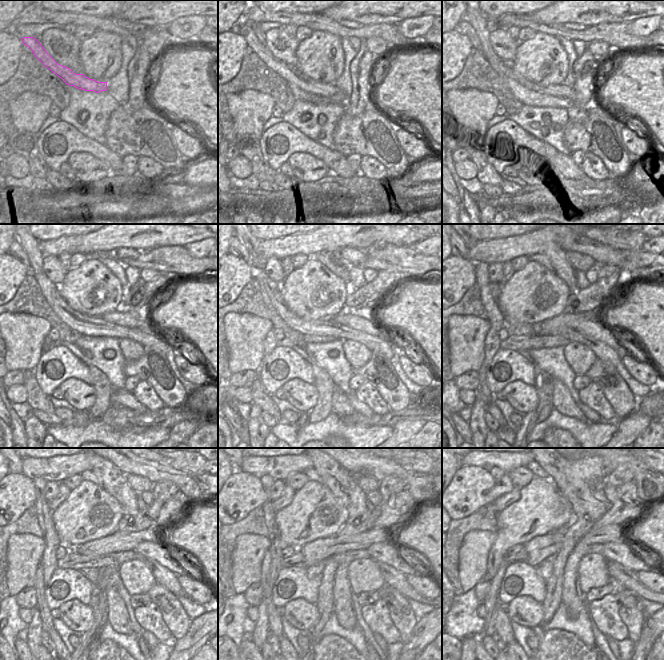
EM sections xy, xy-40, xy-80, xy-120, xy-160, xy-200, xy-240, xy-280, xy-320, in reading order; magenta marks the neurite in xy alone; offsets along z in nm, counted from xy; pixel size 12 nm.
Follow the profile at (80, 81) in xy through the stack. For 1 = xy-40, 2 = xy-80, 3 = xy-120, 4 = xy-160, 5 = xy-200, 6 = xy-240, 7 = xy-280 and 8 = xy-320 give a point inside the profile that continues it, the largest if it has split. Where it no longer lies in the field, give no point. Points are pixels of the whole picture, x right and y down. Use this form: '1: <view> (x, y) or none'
1: xy-40 (292, 75)
2: xy-80 (562, 91)
3: xy-120 (125, 318)
4: xy-160 (367, 325)
5: xy-200 (595, 329)
6: xy-240 (150, 551)
7: xy-280 (385, 552)
8: xy-320 (613, 552)

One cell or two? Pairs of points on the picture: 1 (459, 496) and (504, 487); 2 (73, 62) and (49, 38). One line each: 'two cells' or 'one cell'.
1: one cell
2: one cell

